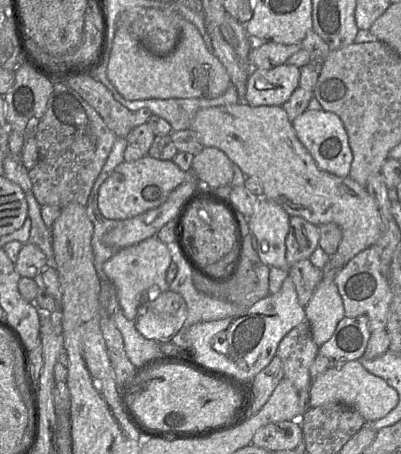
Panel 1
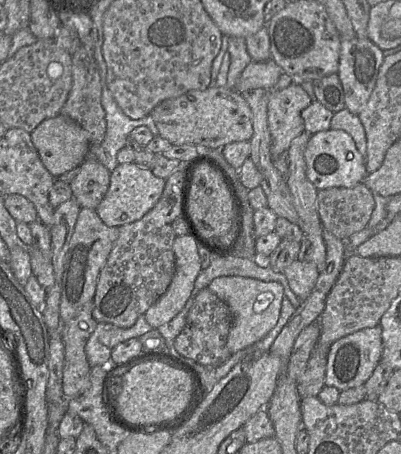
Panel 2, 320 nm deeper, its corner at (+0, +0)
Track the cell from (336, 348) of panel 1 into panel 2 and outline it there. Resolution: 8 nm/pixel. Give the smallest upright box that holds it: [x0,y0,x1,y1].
[325,325,383,391]

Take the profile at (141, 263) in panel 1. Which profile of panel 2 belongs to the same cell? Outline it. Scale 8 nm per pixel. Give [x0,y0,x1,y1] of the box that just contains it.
[143,234,201,328]

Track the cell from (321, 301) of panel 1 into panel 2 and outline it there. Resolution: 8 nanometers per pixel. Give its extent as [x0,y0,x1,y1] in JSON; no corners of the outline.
[304,128,368,190]

